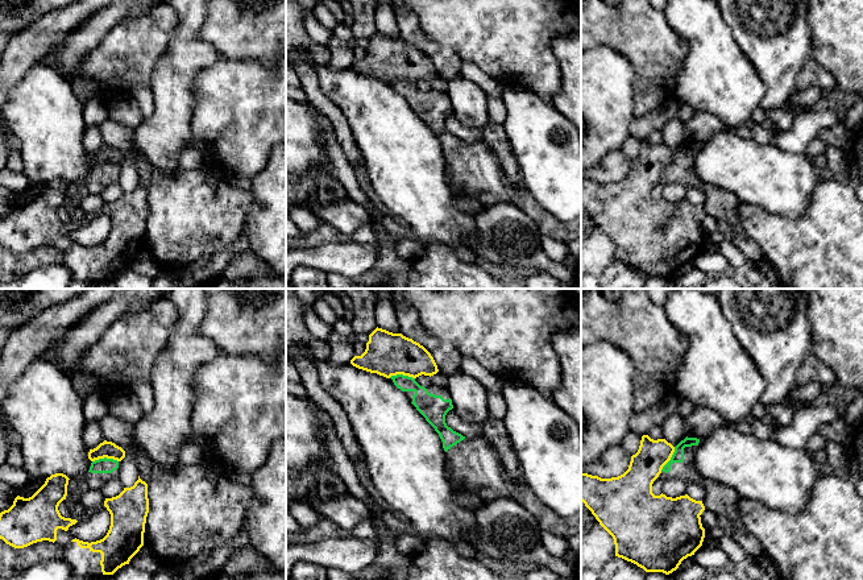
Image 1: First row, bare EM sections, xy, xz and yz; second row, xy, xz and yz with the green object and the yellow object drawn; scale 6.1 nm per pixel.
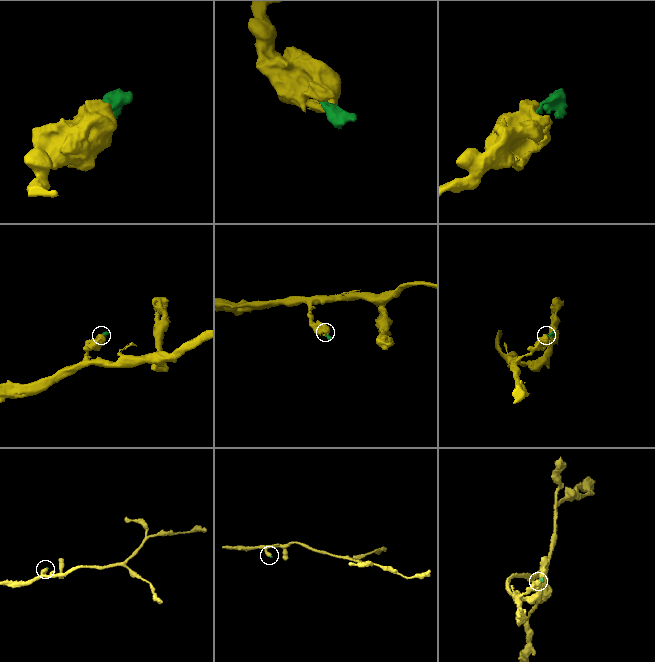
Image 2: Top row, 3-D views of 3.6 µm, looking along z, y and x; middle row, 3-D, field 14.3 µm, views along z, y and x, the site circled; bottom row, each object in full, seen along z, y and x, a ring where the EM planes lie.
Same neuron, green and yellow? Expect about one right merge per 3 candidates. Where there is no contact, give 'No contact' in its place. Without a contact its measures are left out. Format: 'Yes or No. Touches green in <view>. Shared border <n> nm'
No. Touches green in xy. Shared border 160 nm

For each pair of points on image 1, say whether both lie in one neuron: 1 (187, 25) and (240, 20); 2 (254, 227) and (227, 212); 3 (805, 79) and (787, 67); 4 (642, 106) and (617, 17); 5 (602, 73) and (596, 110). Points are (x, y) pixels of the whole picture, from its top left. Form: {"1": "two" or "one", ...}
{"1": "two", "2": "two", "3": "two", "4": "one", "5": "one"}

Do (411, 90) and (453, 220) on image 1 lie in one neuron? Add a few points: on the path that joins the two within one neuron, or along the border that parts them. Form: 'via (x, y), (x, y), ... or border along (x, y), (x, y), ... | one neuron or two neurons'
border along (415, 114), (440, 143) | two neurons

